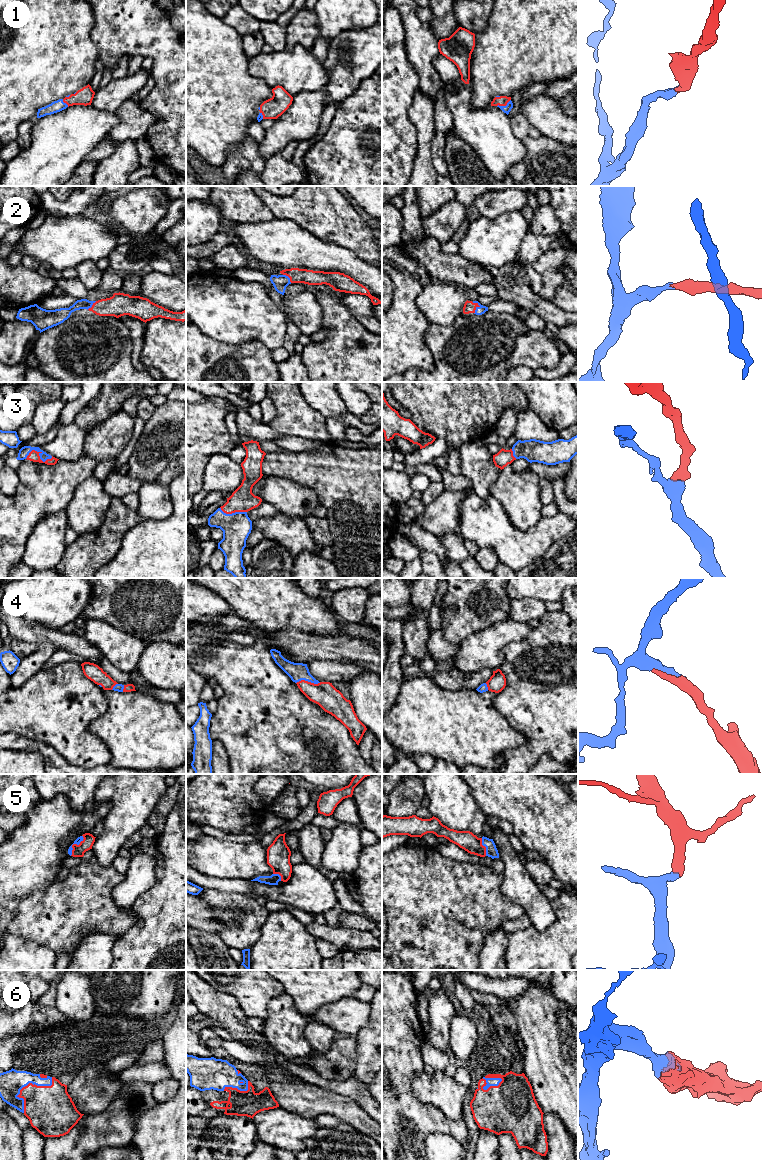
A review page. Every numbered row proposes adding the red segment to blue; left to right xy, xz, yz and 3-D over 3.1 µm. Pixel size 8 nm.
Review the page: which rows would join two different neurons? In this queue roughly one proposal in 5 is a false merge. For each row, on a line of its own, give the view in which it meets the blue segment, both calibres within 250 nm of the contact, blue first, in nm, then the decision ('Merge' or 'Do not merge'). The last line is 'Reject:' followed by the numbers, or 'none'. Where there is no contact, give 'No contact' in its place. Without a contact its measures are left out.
1: Touches blue in yz. Thickness 70 nm (blue) against 80 nm. Merge
2: Touches blue in yz. Thickness 70 nm (blue) against 100 nm. Merge
3: Touches blue in xy. Thickness 80 nm (blue) against 80 nm. Merge
4: Touches blue in xz. Thickness 140 nm (blue) against 200 nm. Merge
5: Touches blue in xy. Thickness 50 nm (blue) against 100 nm. Merge
6: Touches blue in xy. Thickness 190 nm (blue) against 360 nm. Merge
Reject: none

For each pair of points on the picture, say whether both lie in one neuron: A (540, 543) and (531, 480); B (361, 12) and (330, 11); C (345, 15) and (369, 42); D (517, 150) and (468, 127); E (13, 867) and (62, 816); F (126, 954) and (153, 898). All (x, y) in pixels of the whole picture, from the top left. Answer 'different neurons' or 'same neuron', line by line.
A: different neurons
B: same neuron
C: different neurons
D: same neuron
E: same neuron
F: same neuron

